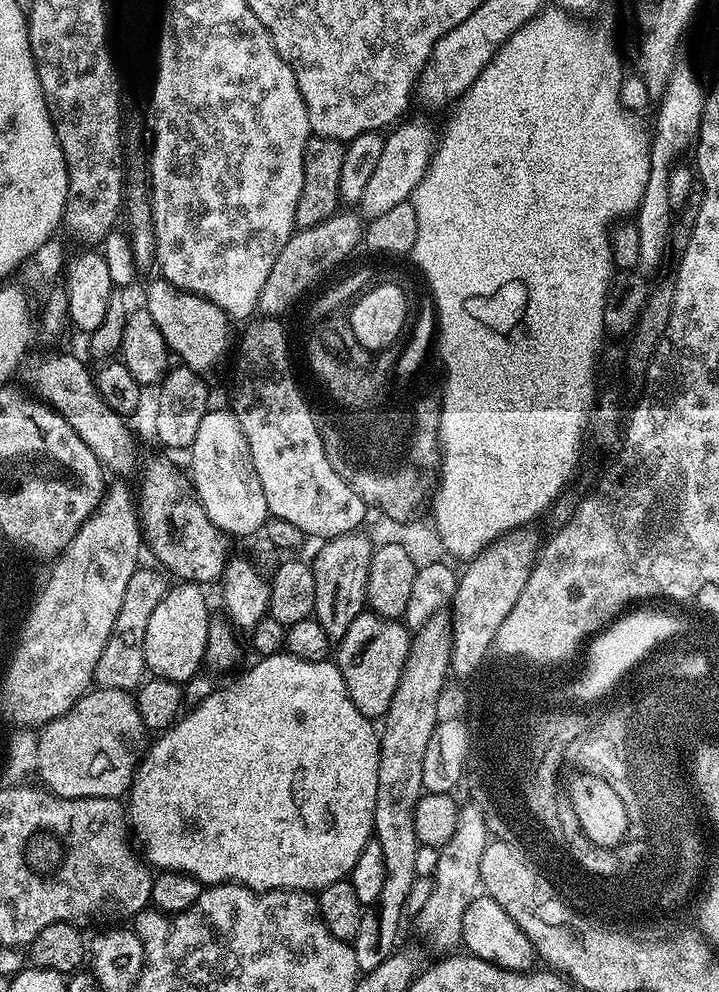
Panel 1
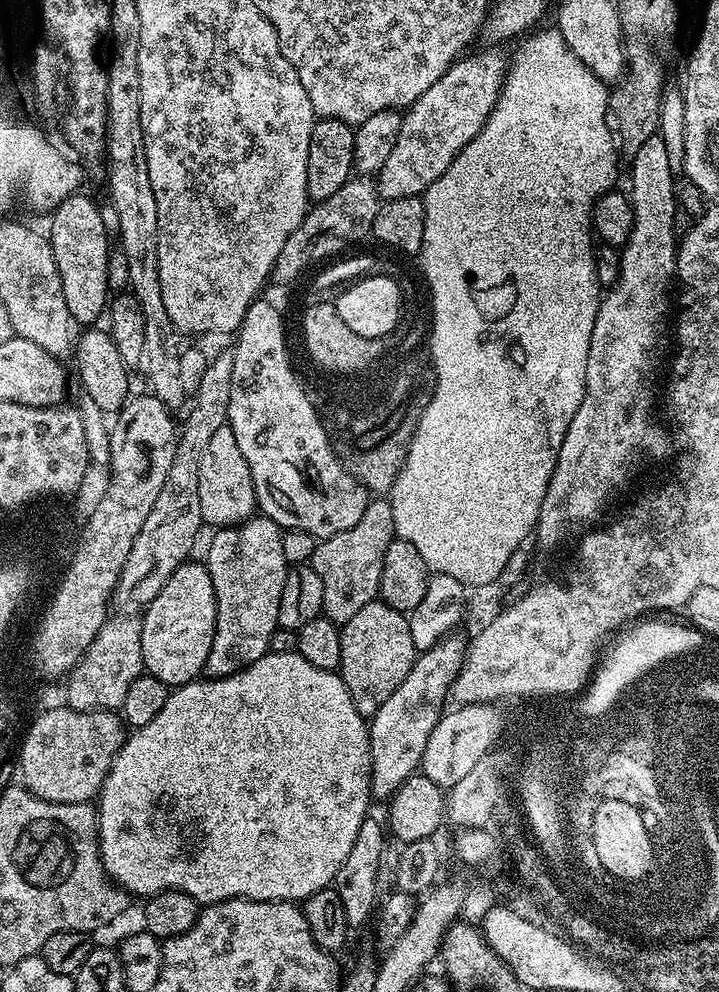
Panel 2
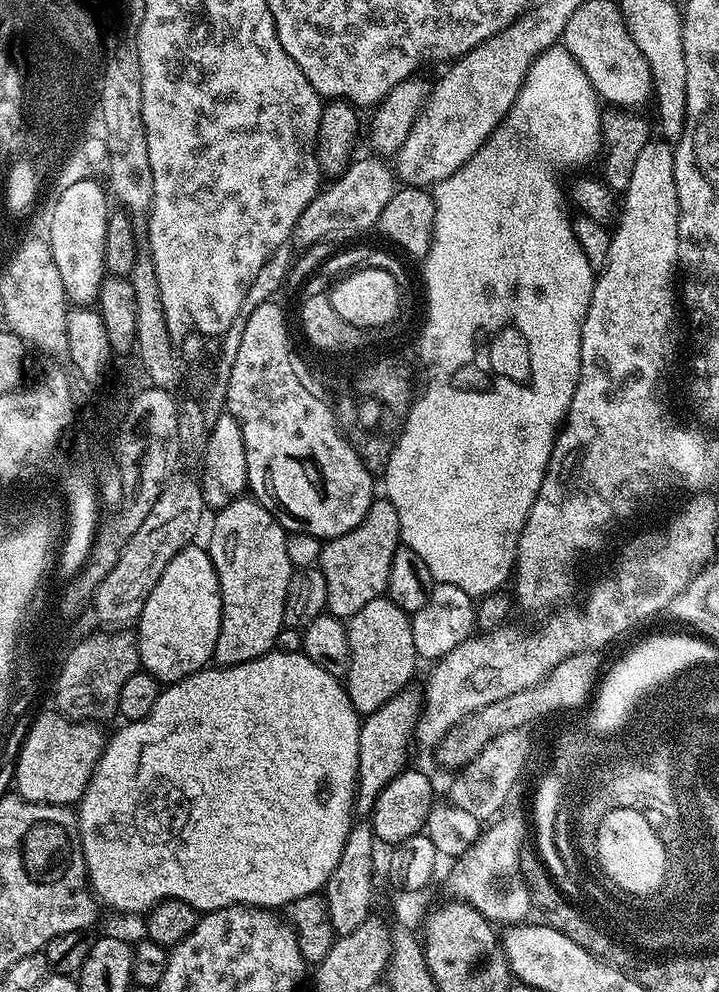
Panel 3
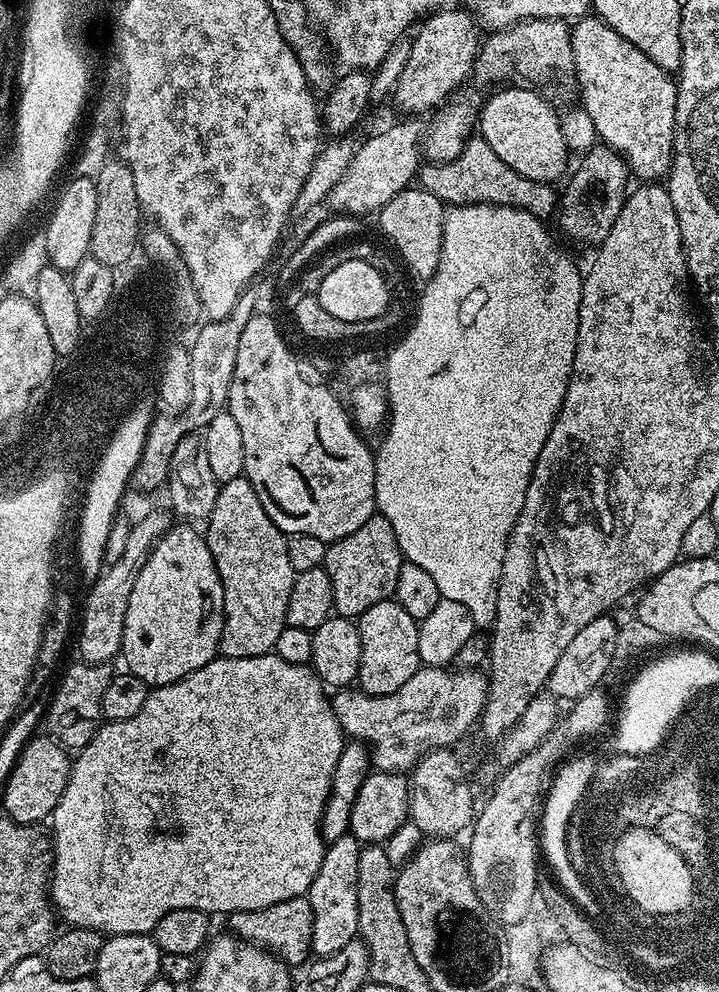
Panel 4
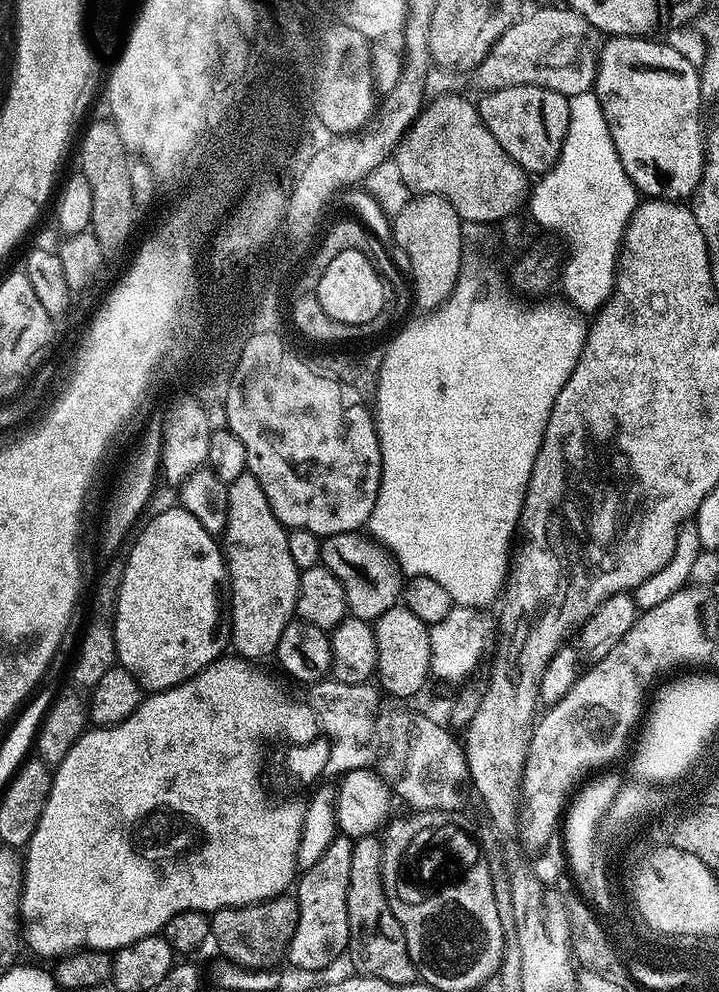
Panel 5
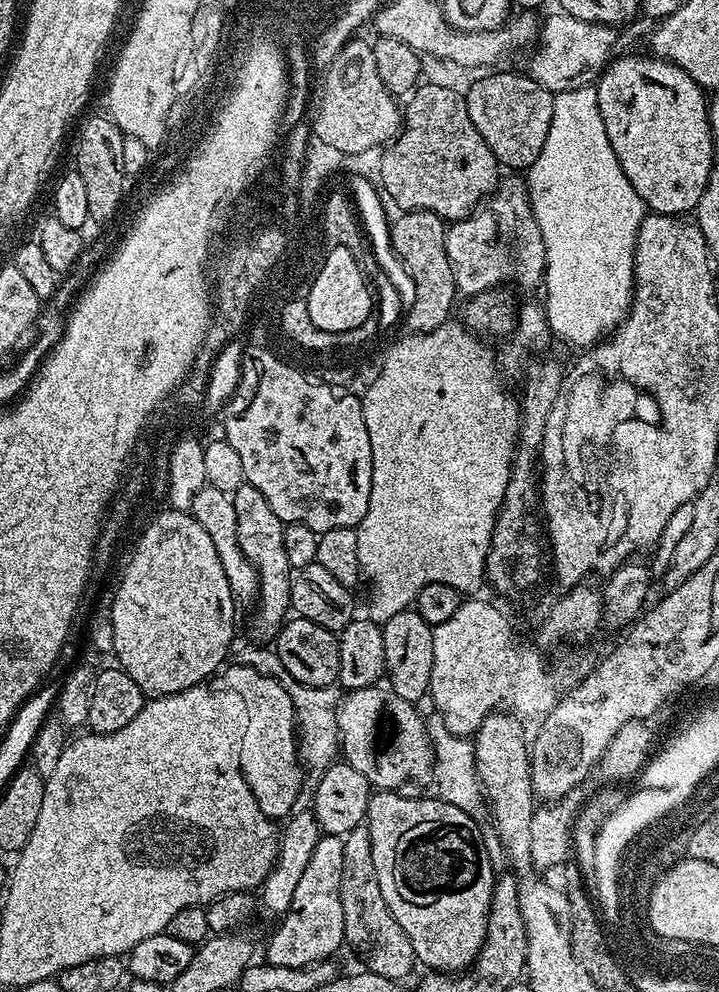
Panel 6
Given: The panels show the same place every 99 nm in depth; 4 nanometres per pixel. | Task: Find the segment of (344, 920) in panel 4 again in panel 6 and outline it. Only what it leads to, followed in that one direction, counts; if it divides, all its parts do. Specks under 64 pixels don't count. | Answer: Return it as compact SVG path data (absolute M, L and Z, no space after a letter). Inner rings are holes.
M321 835L318 846L314 846L314 854L310 854L310 862L306 862L306 870L302 870L302 878L294 889L294 902L290 902L288 911L284 913L276 933L268 940L267 963L279 968L307 968L313 964L331 961L332 955L344 944L344 915L342 914L342 846L343 836Z

